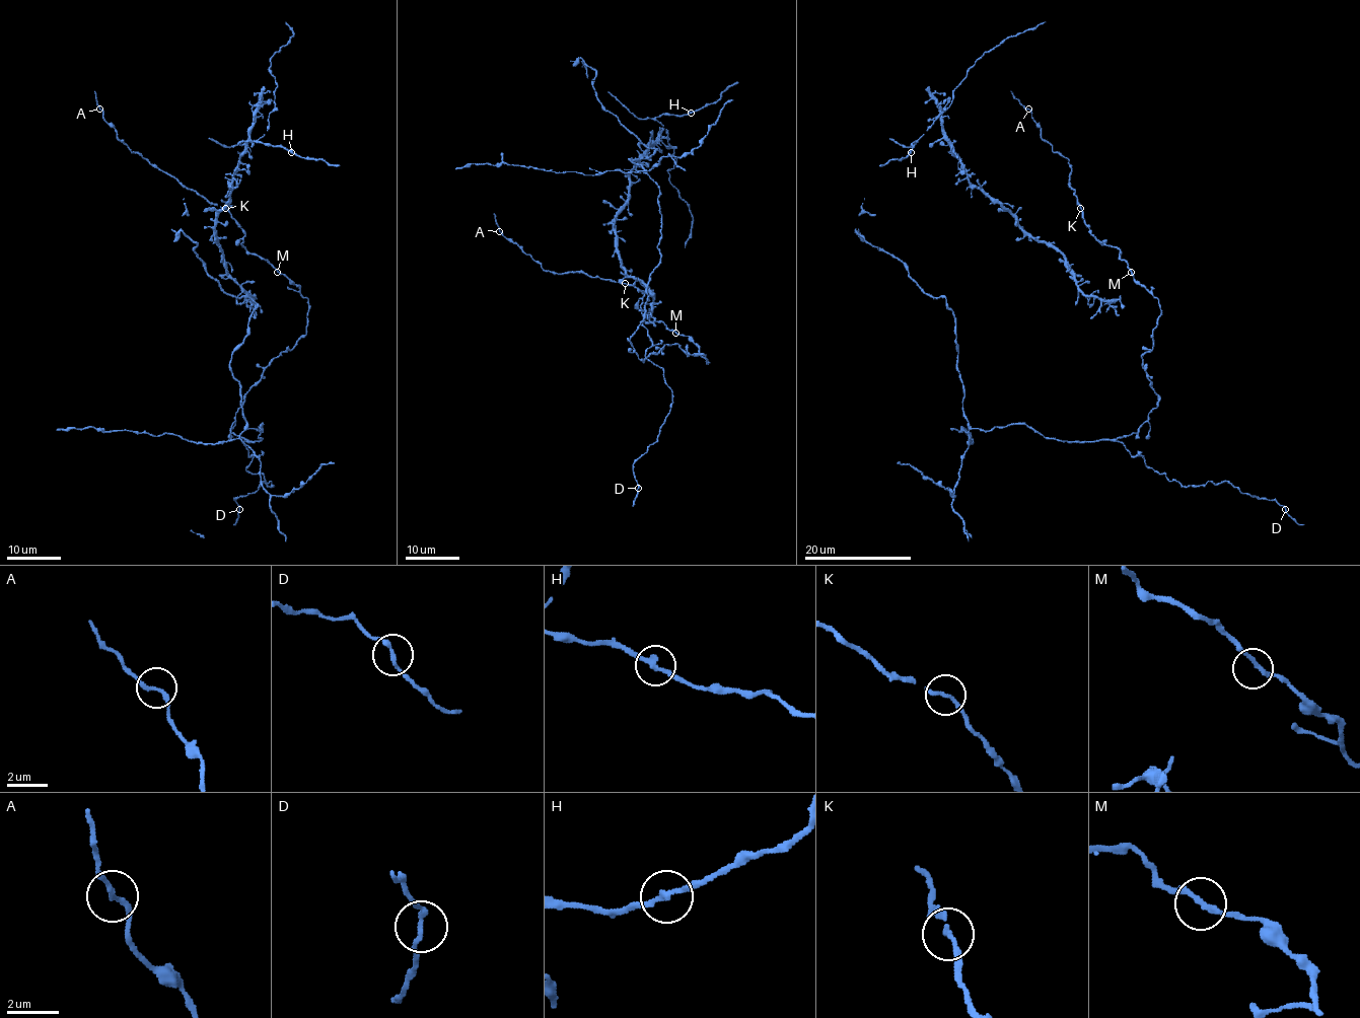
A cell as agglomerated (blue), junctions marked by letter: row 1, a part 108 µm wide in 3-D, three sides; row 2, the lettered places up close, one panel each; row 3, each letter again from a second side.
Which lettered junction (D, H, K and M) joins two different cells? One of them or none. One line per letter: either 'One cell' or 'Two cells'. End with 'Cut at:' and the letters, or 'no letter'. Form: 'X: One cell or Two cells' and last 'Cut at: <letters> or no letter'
D: One cell
H: One cell
K: One cell
M: One cell
Cut at: no letter

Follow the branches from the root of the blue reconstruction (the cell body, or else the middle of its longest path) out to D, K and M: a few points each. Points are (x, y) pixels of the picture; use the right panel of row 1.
D: (1148, 351), (1142, 366), (1157, 406), (1136, 433), (1117, 439), (1125, 449), (1169, 481), (1229, 481), (1286, 509)
K: (1148, 351), (1161, 312), (1158, 299), (1133, 278), (1119, 249), (1091, 233), (1081, 208)
M: (1148, 351), (1153, 346), (1153, 329), (1161, 309), (1158, 299), (1131, 272)

